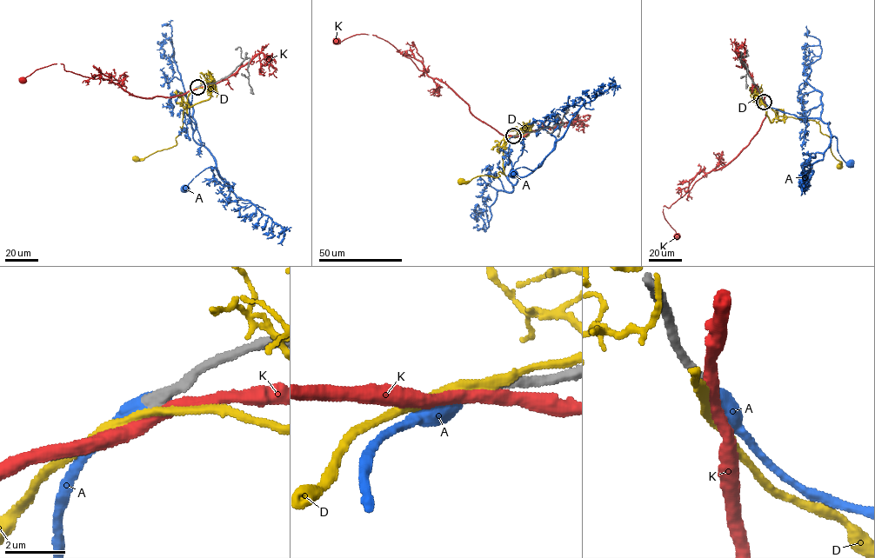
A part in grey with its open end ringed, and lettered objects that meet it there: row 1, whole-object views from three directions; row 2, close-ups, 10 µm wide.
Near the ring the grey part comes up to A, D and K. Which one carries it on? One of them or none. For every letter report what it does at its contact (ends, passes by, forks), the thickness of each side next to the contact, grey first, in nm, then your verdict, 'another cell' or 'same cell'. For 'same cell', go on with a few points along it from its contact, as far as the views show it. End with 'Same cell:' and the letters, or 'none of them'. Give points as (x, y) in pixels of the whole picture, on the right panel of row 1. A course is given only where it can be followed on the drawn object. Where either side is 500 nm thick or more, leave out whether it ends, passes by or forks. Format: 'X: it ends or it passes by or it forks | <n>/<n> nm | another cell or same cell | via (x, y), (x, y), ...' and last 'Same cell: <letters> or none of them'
A: 400/750 nm | same cell | via (764, 102), (769, 107), (798, 116), (829, 122), (830, 135), (837, 138), (837, 150), (845, 162), (849, 162)
D: it passes by | 400/240 nm | another cell
K: it passes by | 420/400 nm | another cell
Same cell: A

